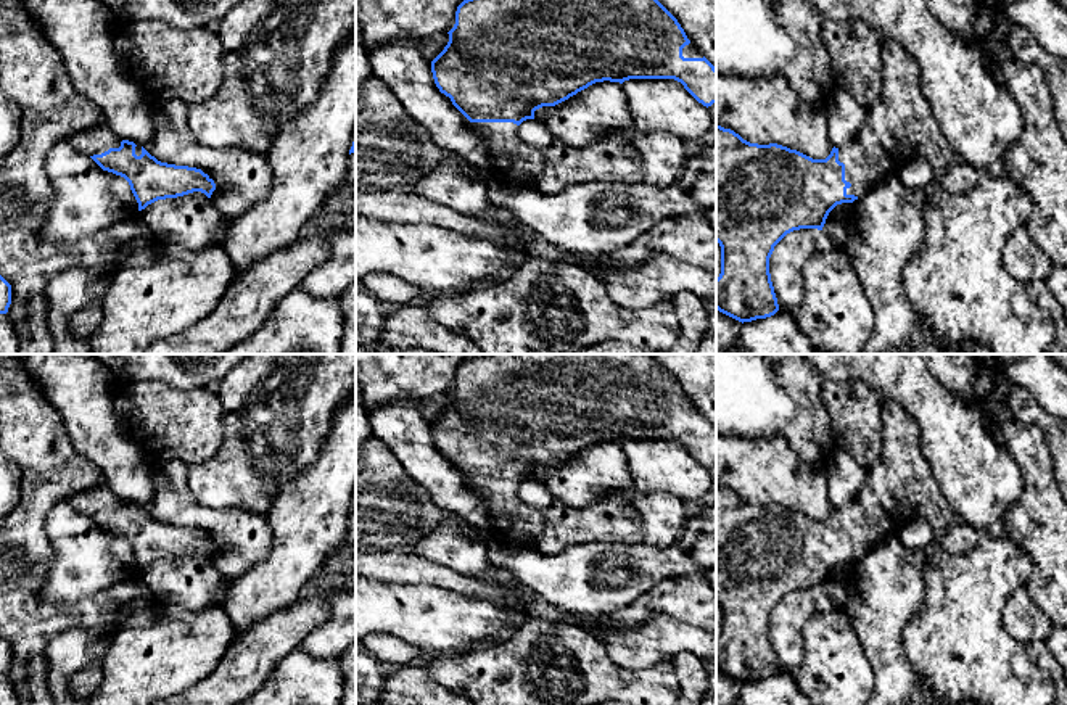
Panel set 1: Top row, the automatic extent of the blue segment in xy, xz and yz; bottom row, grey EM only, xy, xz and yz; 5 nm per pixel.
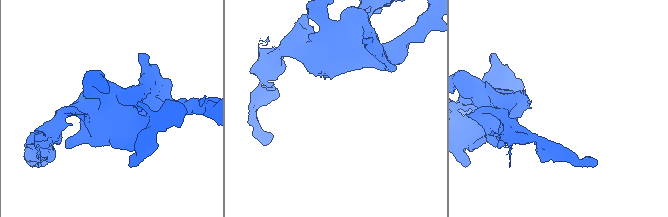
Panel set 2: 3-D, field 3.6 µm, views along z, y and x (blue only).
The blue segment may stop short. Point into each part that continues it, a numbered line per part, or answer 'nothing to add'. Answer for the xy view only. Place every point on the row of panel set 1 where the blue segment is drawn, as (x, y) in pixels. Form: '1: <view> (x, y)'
1: xy (98, 139)

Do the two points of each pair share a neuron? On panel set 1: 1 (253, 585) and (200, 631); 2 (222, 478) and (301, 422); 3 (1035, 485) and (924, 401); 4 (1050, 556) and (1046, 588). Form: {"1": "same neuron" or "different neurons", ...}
{"1": "different neurons", "2": "same neuron", "3": "different neurons", "4": "same neuron"}

